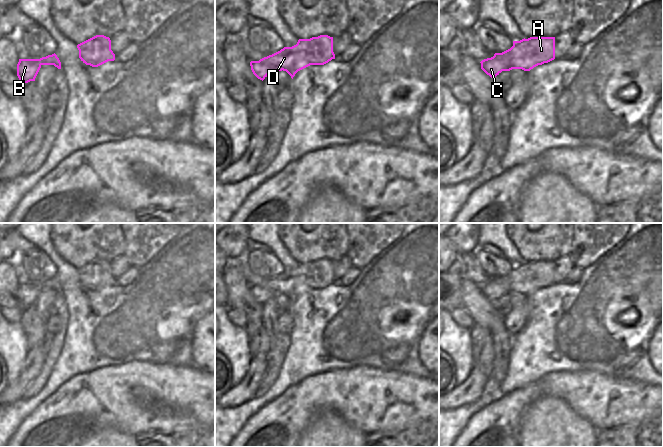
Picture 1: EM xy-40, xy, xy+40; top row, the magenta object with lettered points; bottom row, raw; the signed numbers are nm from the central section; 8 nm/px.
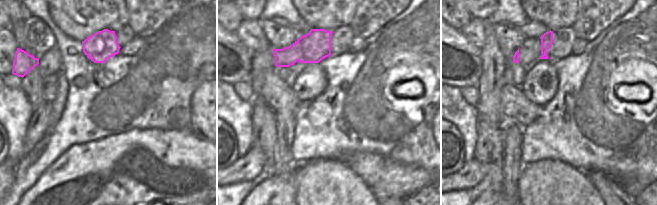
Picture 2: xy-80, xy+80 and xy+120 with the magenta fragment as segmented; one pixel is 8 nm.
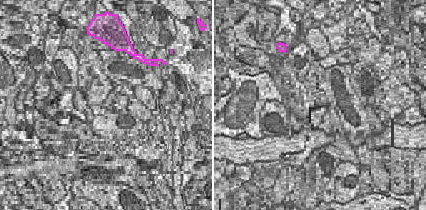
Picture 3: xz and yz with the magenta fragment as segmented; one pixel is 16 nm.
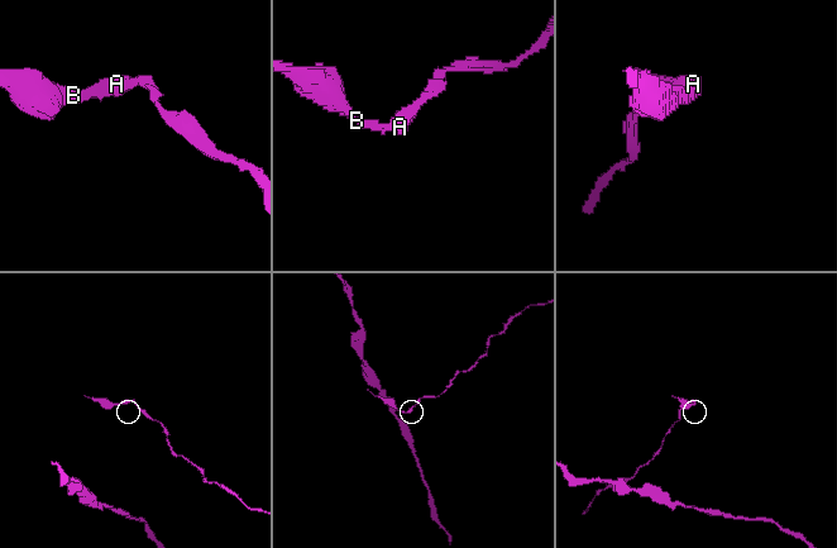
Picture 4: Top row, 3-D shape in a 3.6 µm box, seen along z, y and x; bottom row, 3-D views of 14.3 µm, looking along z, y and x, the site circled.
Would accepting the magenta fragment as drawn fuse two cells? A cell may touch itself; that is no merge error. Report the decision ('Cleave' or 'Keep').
Cleave.

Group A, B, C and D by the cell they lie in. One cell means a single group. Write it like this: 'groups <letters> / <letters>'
groups A D / B C

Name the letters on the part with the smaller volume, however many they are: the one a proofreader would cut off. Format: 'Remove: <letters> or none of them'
Remove: B, C

